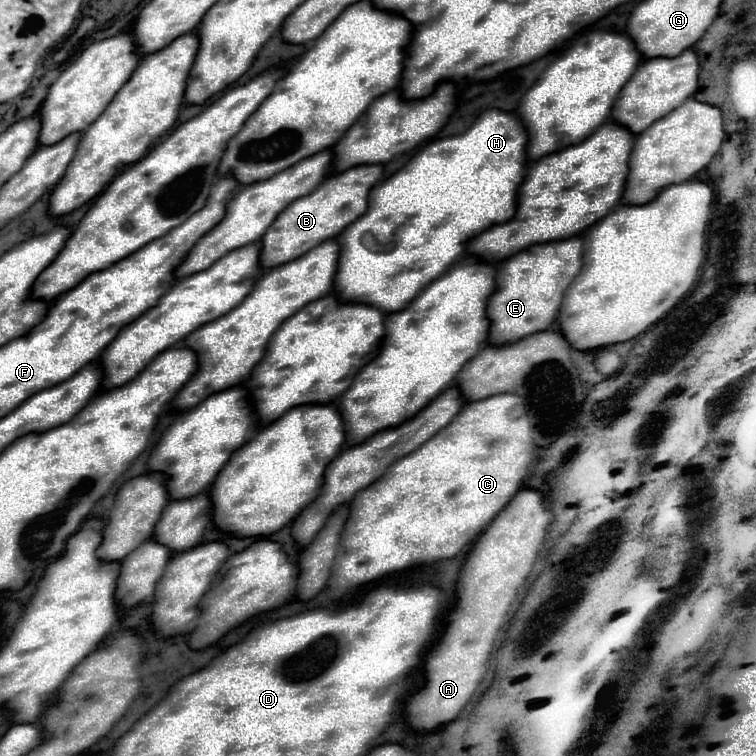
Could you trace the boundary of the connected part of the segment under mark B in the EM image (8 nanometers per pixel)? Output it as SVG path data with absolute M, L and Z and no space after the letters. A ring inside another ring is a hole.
M362 164L348 168L344 172L336 172L328 176L312 194L298 198L292 202L276 220L274 226L262 236L262 254L260 264L266 268L280 266L282 262L290 262L306 254L324 240L336 238L346 226L358 220L368 208L368 194L372 186L380 180L384 166L380 164Z

